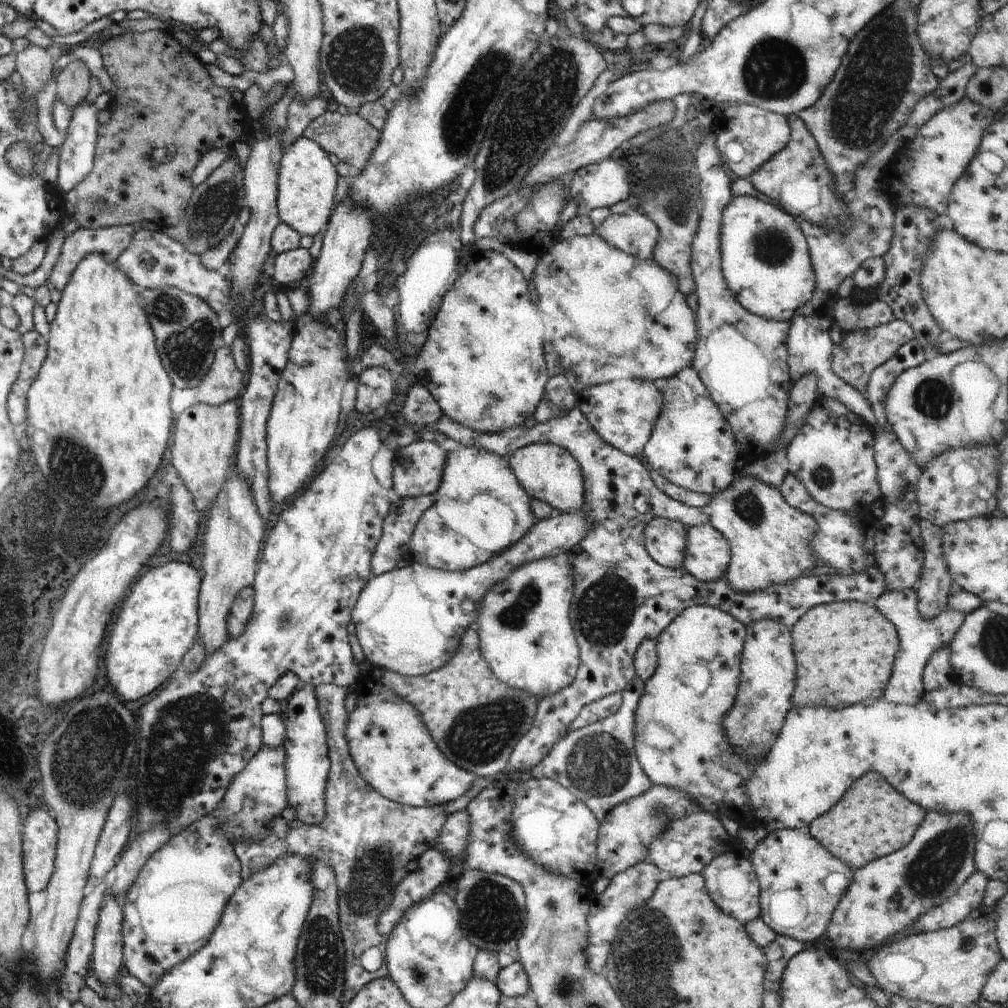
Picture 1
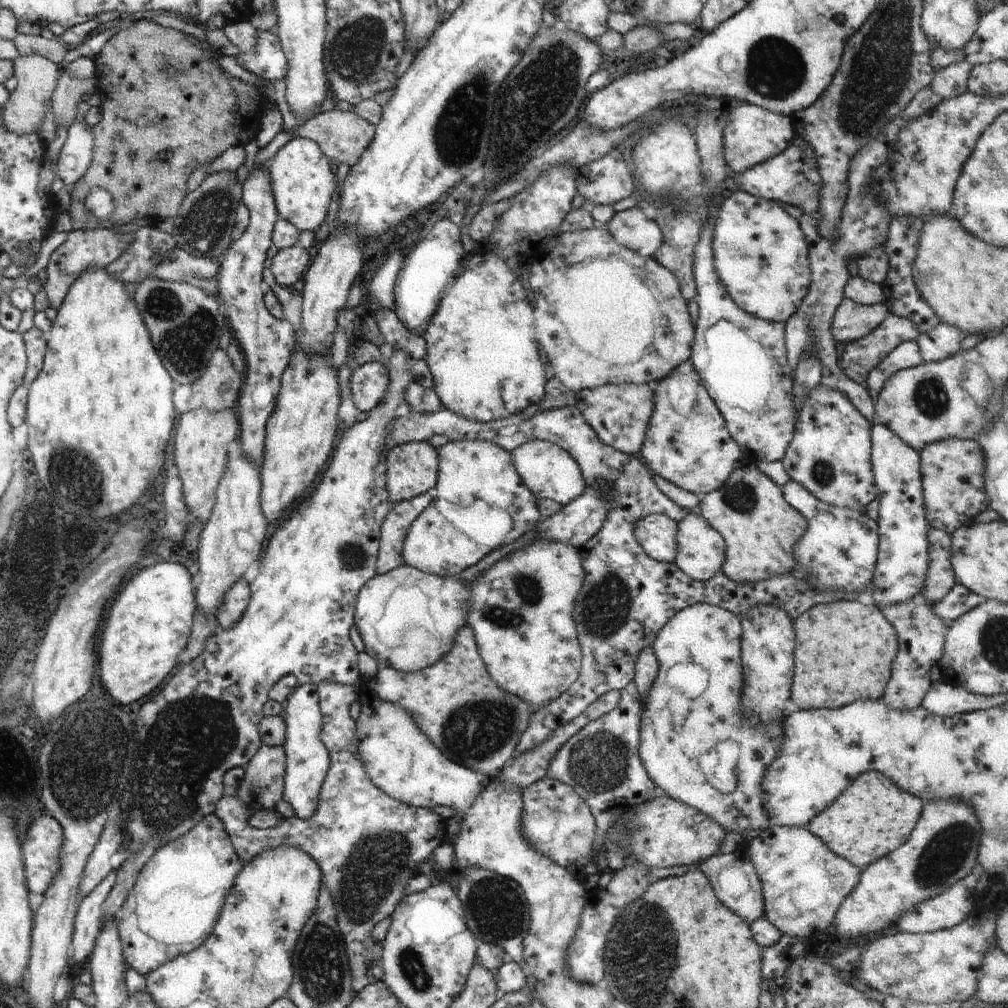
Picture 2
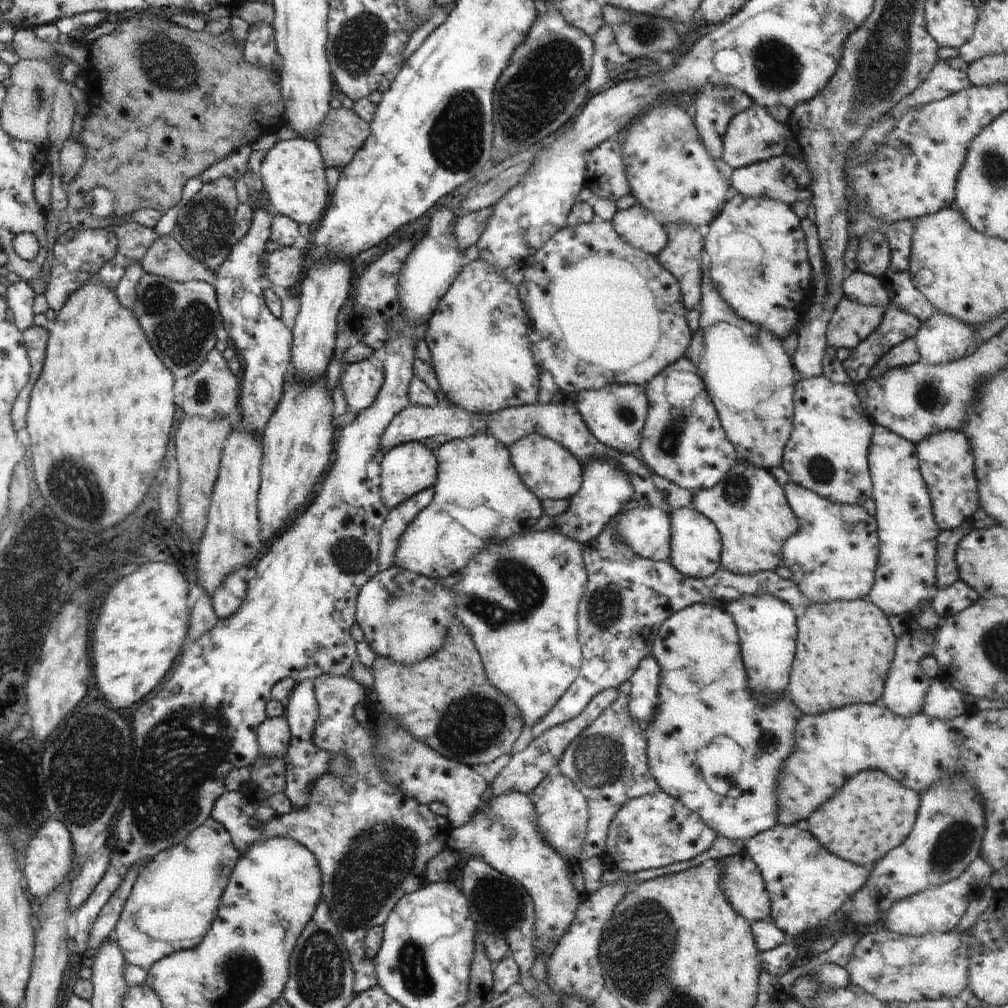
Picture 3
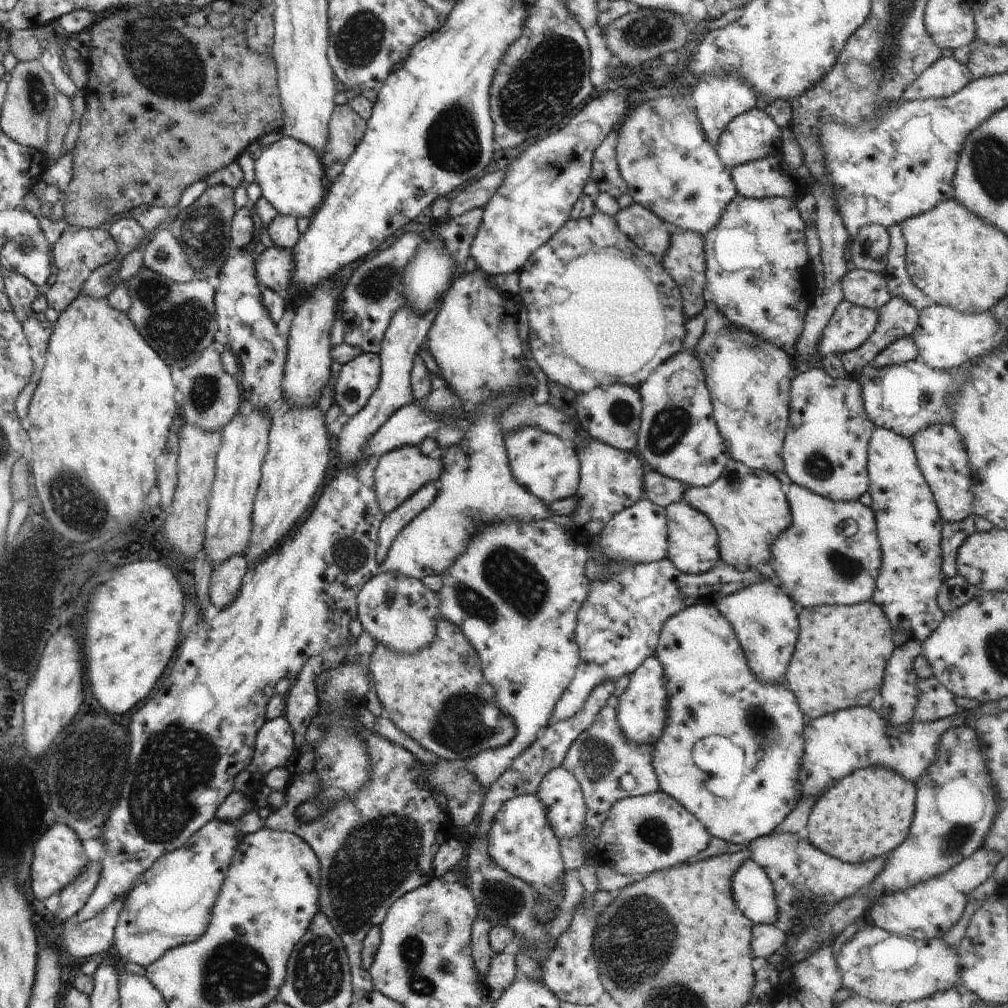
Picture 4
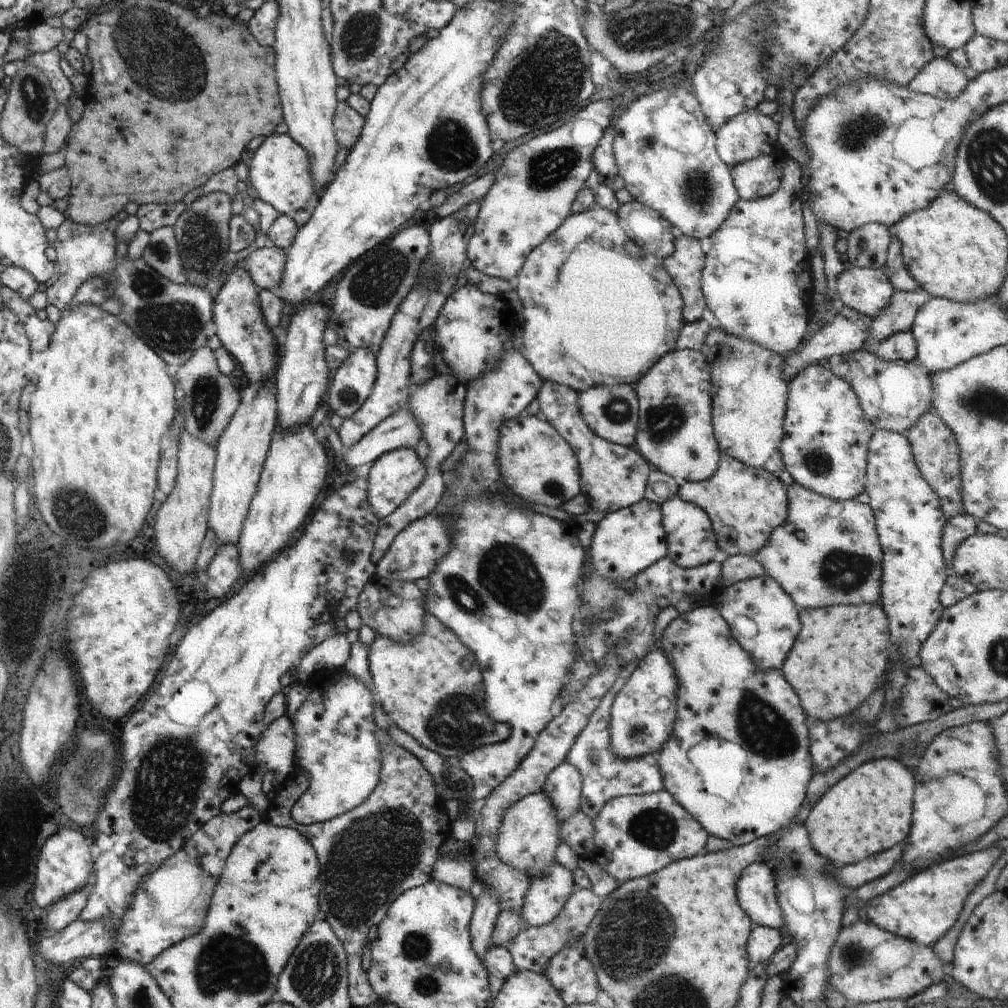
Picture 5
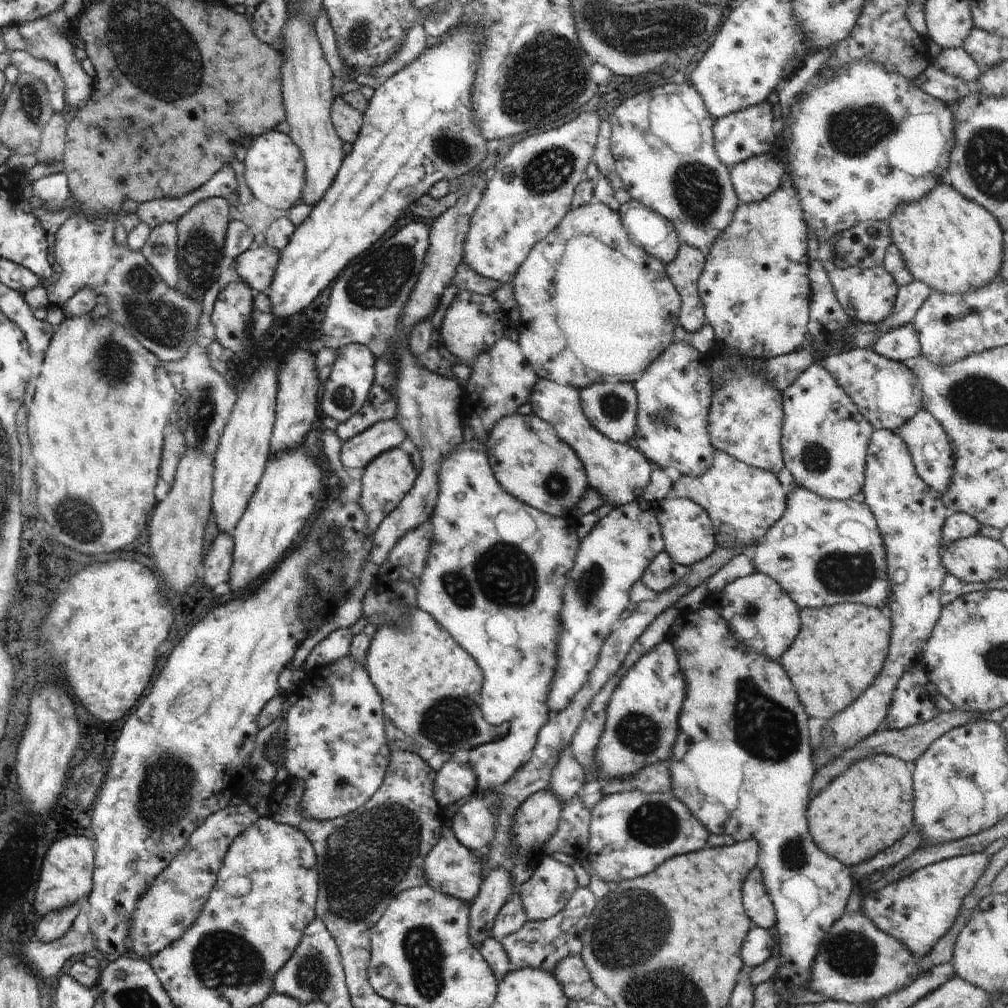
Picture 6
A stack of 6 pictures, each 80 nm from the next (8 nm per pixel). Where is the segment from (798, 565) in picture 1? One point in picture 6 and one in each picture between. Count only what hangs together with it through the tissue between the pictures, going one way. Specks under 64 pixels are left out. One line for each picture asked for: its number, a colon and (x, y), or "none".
2: (759, 529)
3: (748, 507)
4: (748, 508)
5: (745, 504)
6: (743, 502)

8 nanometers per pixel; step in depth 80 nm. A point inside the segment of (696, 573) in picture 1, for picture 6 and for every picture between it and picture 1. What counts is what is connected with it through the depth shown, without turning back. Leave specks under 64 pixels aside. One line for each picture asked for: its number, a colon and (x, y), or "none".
2: (700, 549)
3: (695, 545)
4: (692, 540)
5: (691, 541)
6: (687, 530)

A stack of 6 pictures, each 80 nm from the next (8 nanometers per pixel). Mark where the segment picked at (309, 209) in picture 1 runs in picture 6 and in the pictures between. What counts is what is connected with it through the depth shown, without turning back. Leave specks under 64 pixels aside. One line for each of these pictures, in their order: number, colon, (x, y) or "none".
2: (302, 183)
3: (293, 173)
4: (292, 179)
5: (280, 171)
6: (274, 166)

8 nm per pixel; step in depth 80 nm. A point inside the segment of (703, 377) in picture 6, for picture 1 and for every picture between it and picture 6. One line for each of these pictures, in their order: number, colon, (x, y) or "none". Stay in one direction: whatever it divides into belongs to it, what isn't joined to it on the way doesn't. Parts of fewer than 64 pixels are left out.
1: (692, 445)
2: (687, 443)
3: (683, 441)
4: (678, 438)
5: (674, 433)

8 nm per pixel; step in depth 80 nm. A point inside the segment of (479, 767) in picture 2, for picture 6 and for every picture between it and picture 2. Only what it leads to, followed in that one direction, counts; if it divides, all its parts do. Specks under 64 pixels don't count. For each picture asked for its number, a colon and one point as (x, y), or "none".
3: (446, 701)
4: (438, 696)
5: (432, 688)
6: (430, 687)

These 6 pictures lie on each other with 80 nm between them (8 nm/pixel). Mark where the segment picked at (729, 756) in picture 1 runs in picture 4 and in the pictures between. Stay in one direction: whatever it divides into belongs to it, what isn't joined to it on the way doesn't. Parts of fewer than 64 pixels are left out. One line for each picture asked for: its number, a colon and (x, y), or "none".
2: (675, 730)
3: (703, 638)
4: (712, 691)

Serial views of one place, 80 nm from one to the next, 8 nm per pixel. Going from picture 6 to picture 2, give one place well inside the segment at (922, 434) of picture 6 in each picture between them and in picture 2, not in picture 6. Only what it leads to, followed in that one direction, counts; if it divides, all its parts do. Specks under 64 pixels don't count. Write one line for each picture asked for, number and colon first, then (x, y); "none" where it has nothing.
2: (951, 501)
3: (946, 463)
4: (941, 456)
5: (936, 451)

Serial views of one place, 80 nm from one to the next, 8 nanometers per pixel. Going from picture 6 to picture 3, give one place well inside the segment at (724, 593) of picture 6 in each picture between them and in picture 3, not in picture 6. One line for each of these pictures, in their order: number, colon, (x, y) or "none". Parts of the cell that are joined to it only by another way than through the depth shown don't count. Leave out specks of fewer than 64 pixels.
3: (766, 626)
4: (764, 618)
5: (777, 616)

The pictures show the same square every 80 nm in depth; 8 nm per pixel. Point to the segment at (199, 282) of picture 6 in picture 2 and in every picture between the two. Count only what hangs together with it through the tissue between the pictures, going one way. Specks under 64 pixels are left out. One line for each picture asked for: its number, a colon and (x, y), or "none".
2: (204, 226)
3: (204, 229)
4: (202, 230)
5: (202, 231)

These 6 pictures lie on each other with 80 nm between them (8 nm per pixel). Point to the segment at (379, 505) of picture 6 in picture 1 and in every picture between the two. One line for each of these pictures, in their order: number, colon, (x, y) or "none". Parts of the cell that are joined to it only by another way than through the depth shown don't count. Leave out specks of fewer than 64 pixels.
1: (417, 468)
2: (411, 468)
3: (406, 470)
4: (400, 473)
5: (395, 475)

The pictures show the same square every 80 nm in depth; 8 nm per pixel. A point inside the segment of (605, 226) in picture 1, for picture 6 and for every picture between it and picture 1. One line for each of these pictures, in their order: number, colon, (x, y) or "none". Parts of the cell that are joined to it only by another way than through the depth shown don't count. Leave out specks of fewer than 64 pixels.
2: (632, 228)
3: (638, 227)
4: (644, 228)
5: (647, 228)
6: (647, 228)

